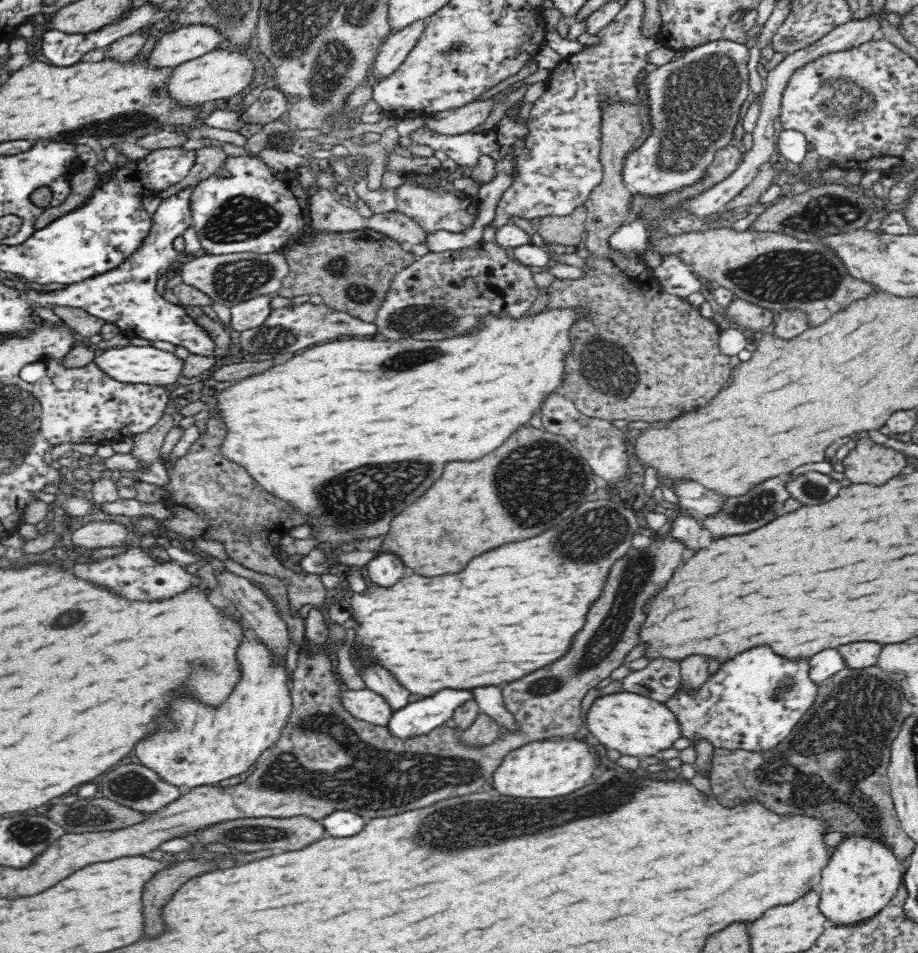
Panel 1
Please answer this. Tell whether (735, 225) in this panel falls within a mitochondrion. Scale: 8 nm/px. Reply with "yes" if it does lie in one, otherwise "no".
no

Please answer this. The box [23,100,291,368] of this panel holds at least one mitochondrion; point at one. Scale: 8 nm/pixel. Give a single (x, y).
(240, 218)

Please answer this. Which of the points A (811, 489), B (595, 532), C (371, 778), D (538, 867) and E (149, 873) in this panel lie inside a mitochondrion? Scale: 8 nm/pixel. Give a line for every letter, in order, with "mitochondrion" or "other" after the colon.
A: mitochondrion
B: mitochondrion
C: mitochondrion
D: other
E: other

